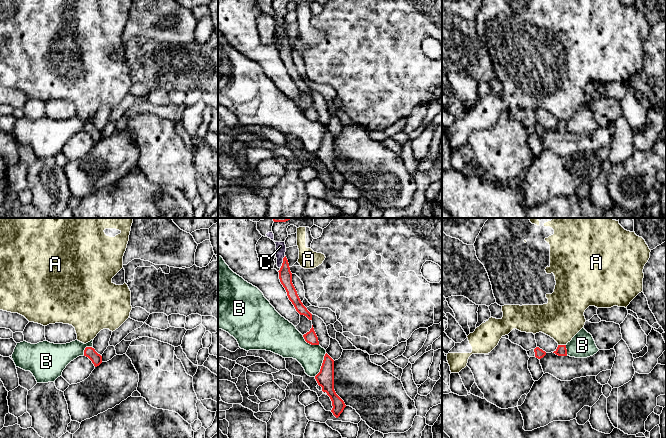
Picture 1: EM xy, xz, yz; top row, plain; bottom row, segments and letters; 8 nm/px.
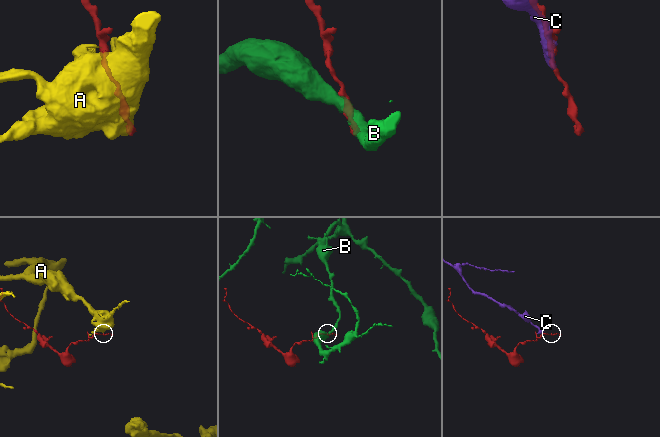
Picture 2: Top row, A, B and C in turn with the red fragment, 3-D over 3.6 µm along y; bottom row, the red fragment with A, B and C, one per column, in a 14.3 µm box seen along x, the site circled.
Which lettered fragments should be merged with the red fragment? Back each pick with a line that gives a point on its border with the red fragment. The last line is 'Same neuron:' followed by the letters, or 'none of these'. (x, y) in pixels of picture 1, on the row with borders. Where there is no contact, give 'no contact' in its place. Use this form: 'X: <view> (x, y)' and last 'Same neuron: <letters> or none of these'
Same neuron: none of these

